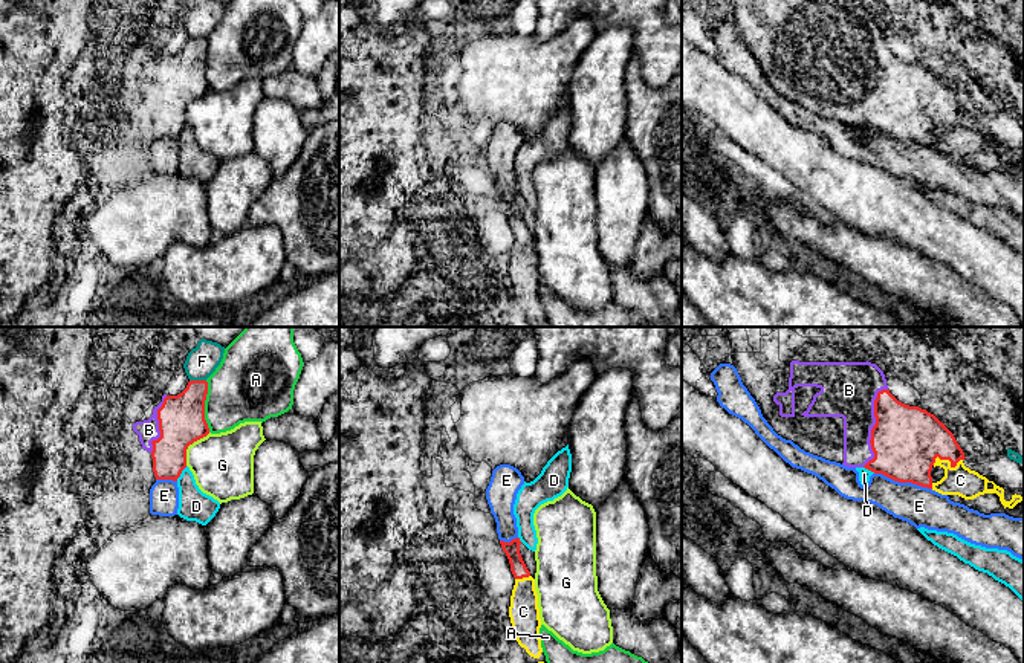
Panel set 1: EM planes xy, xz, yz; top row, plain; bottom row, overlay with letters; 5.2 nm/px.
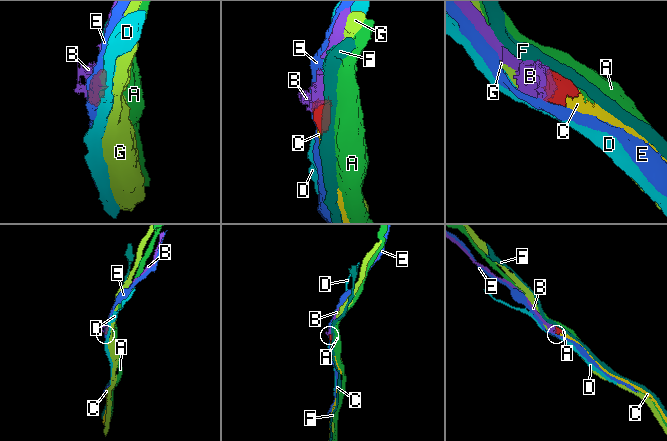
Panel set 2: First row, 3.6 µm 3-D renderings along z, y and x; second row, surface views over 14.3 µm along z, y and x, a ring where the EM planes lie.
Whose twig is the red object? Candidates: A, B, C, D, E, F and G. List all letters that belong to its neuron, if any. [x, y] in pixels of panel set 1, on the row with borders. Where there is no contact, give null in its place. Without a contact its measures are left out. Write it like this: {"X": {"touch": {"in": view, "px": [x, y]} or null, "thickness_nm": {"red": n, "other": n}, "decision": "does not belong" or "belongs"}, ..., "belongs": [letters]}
{"A": {"touch": {"in": "xy", "px": [204, 407]}, "thickness_nm": {"red": 240, "other": 360}, "decision": "does not belong"}, "B": {"touch": {"in": "yz", "px": [873, 426]}, "thickness_nm": {"red": 360, "other": 300}, "decision": "belongs"}, "C": {"touch": {"in": "yz", "px": [946, 459]}, "thickness_nm": {"red": 360, "other": 160}, "decision": "belongs"}, "D": {"touch": {"in": "xy", "px": [181, 472]}, "thickness_nm": {"red": 220, "other": 160}, "decision": "does not belong"}, "E": {"touch": {"in": "yz", "px": [904, 481]}, "thickness_nm": {"red": 360, "other": 200}, "decision": "does not belong"}, "F": {"touch": {"in": "xy", "px": [197, 381]}, "thickness_nm": {"red": 240, "other": 160}, "decision": "does not belong"}, "G": {"touch": {"in": "xy", "px": [190, 443]}, "thickness_nm": {"red": 240, "other": 320}, "decision": "does not belong"}, "belongs": ["B", "C"]}

